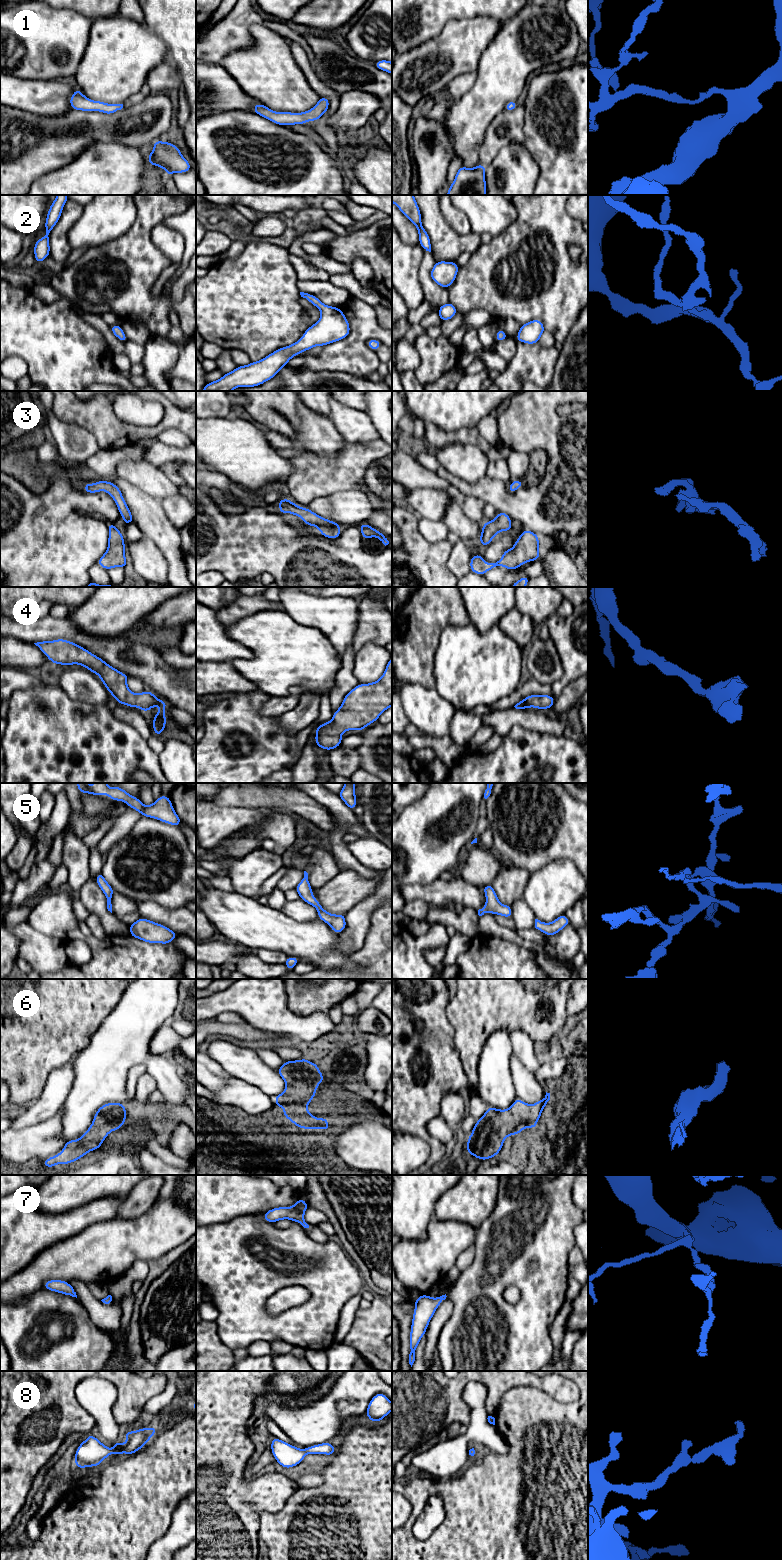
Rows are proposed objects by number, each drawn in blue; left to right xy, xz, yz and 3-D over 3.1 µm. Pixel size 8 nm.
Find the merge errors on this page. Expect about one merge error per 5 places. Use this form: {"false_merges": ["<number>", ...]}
{"false_merges": []}

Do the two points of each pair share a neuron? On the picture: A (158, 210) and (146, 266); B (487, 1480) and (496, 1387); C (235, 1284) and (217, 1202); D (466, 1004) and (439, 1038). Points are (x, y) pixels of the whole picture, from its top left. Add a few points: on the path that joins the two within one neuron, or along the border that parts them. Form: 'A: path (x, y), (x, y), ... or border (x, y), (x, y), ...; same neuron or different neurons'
A: path (144, 224), (144, 252); same neuron
B: border (503, 1394), (495, 1418); different neurons
C: border (243, 1214), (224, 1222), (206, 1225); different neurons
D: border (448, 1000), (446, 1015), (453, 1029), (455, 1046); different neurons

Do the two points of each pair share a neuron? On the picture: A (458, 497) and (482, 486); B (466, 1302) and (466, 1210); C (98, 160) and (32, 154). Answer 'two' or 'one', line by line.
A: two
B: two
C: two

